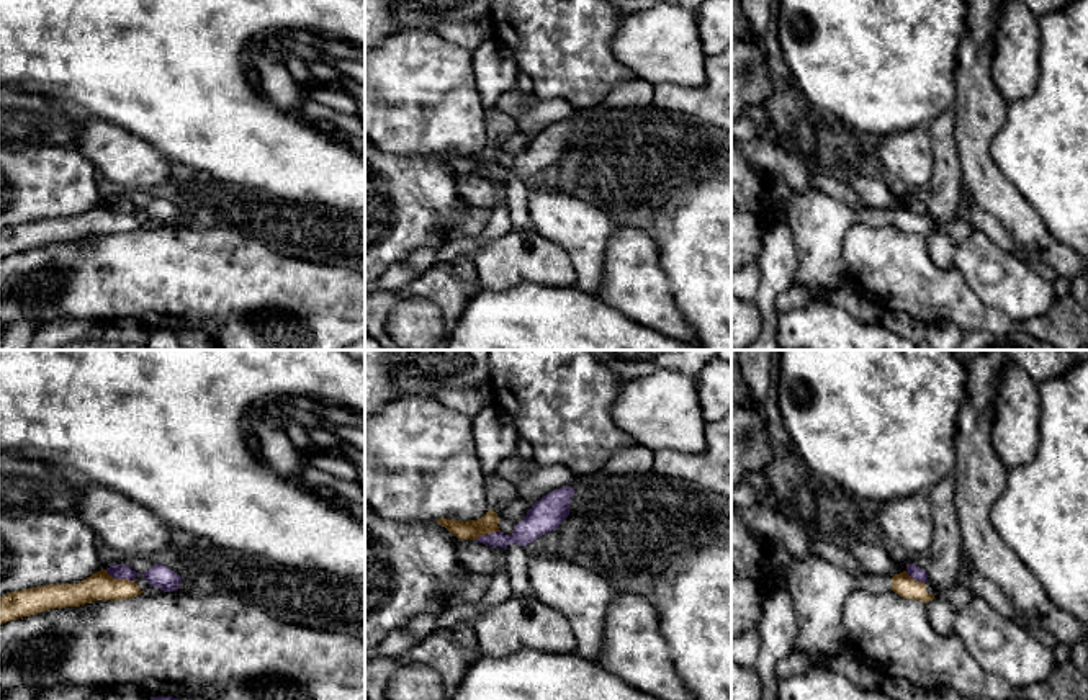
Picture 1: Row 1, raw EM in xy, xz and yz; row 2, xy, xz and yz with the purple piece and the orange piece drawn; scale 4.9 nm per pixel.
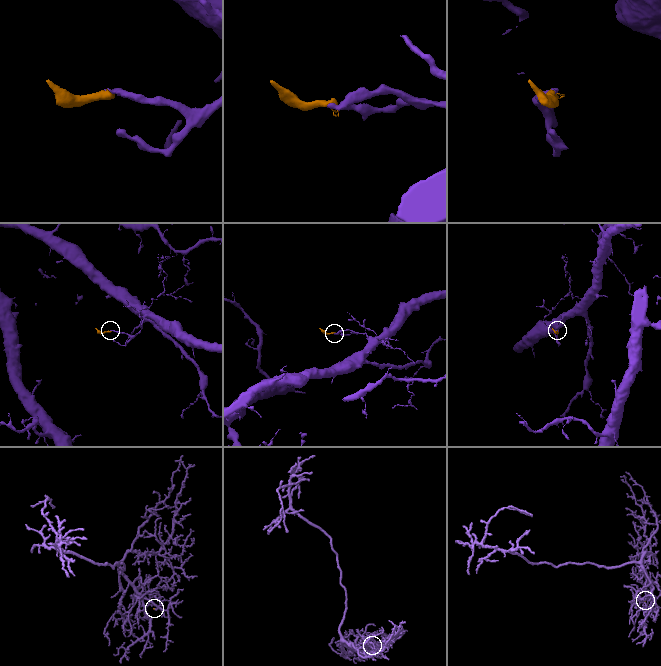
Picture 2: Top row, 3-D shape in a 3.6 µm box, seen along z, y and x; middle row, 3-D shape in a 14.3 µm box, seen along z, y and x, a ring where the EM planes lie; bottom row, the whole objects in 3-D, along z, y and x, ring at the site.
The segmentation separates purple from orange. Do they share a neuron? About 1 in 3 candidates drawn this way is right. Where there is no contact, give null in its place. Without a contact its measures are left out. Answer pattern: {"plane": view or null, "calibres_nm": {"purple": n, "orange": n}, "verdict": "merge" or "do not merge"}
{"plane": "xy", "calibres_nm": {"purple": 120, "orange": 140}, "verdict": "do not merge"}

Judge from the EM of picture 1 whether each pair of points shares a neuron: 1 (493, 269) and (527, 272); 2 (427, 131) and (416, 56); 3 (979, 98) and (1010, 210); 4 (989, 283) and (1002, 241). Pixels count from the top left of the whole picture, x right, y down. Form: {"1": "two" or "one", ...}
{"1": "one", "2": "one", "3": "one", "4": "two"}

